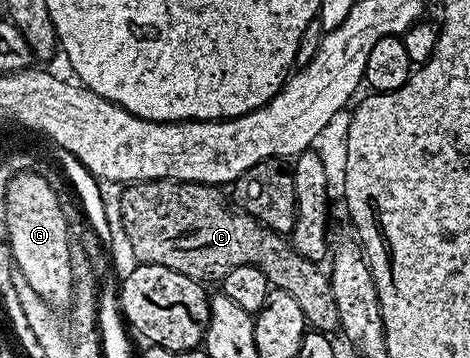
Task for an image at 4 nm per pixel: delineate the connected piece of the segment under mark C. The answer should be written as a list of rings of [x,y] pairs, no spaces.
[[[172,180],[138,181],[127,185],[122,196],[122,216],[126,234],[138,262],[166,265],[197,280],[212,274],[216,280],[220,280],[237,266],[255,265],[265,274],[273,289],[292,294],[311,329],[327,334],[335,333],[339,329],[335,294],[332,292],[329,275],[323,269],[320,270],[321,265],[317,261],[304,258],[290,247],[289,241],[283,235],[270,231],[254,216],[240,210],[228,210],[220,192],[221,189],[212,184]]]

